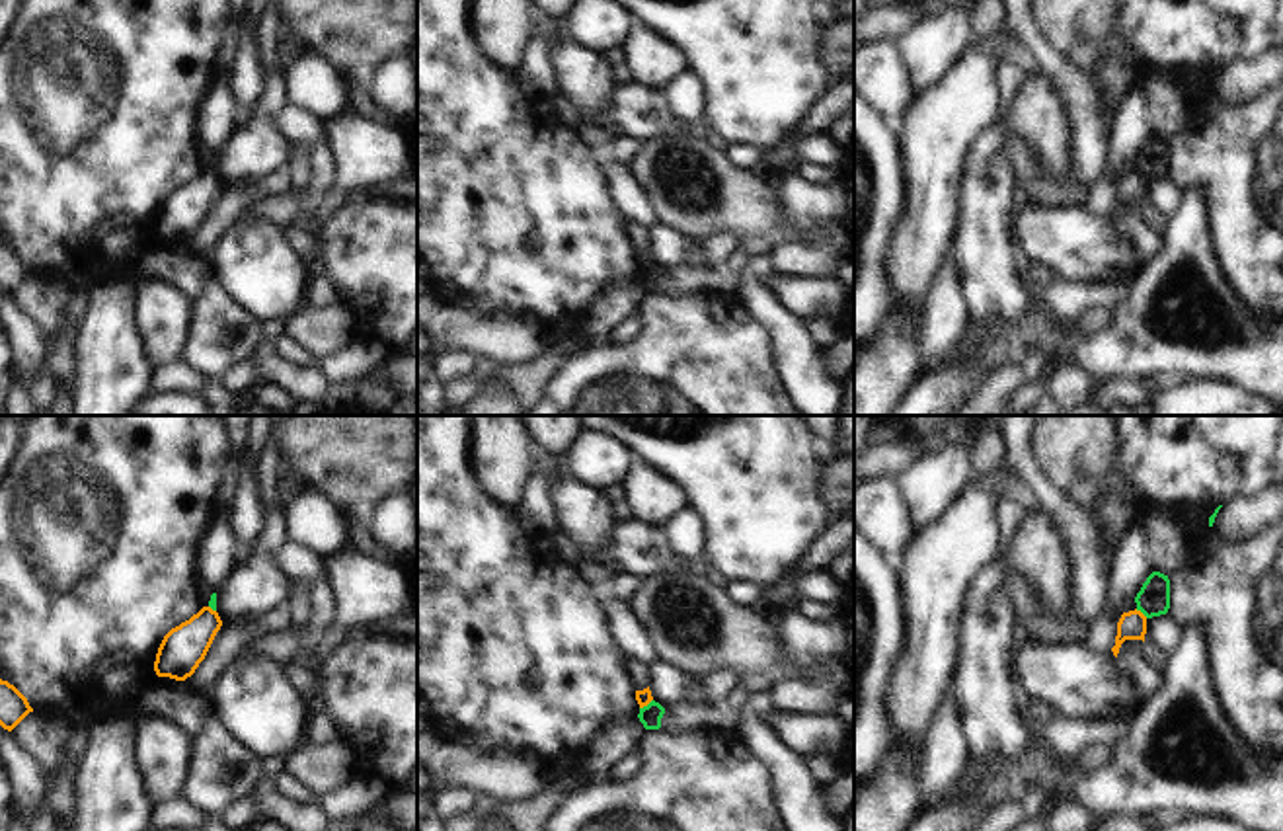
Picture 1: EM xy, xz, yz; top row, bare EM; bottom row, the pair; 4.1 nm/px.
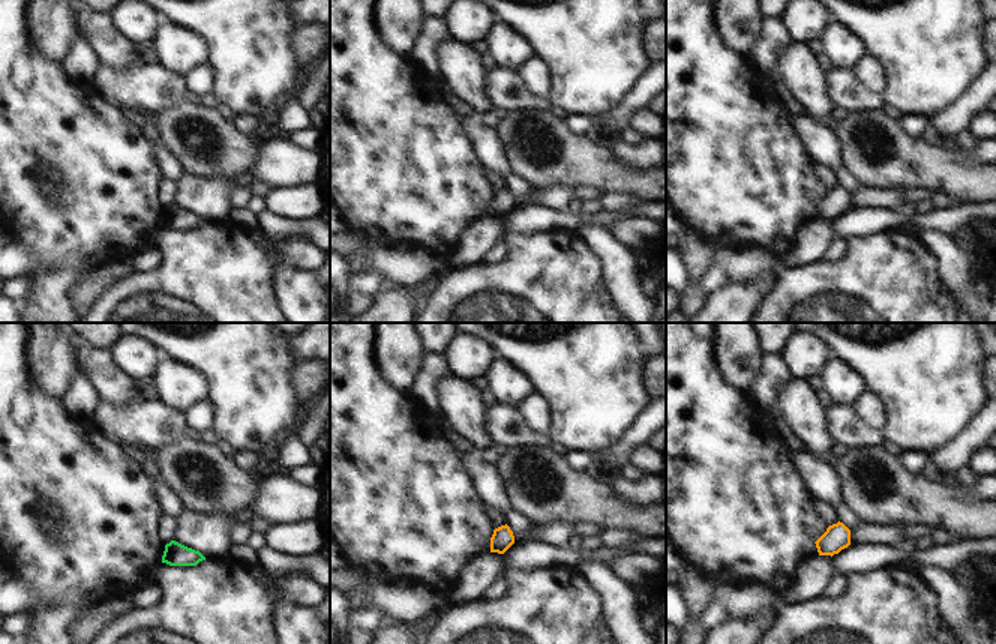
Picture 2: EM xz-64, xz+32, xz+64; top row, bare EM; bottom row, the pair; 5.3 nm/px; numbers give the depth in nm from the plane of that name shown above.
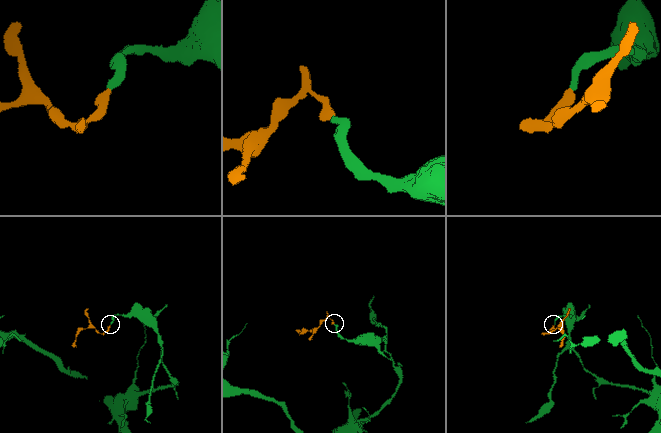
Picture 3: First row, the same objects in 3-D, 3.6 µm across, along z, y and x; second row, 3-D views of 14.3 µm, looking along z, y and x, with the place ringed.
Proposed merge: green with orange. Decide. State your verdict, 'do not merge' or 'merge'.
do not merge

